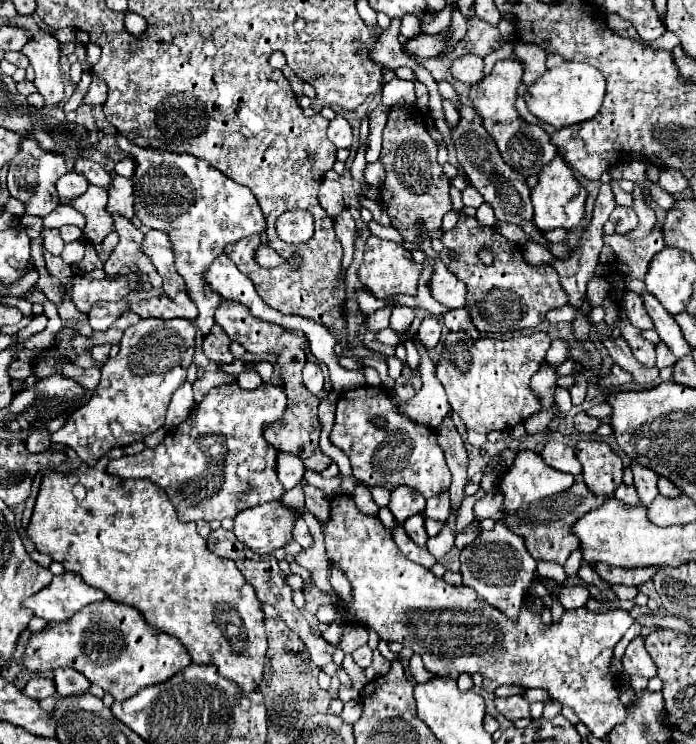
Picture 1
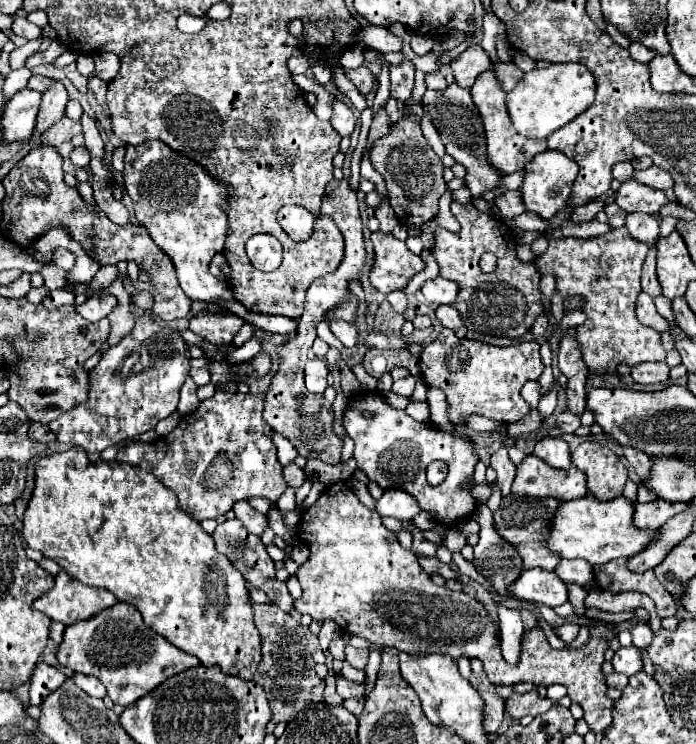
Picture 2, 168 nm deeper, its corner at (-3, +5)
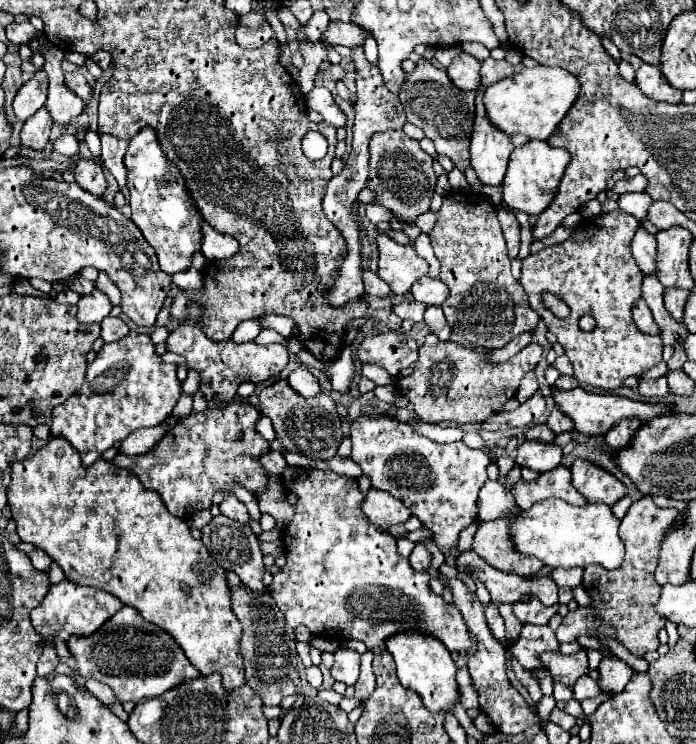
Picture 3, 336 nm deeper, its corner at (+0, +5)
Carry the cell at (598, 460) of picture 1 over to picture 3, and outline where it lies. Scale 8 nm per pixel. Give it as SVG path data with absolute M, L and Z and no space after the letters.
M575 459L571 465L573 485L589 503L613 505L625 495L625 485L609 471L599 465L593 465L585 459Z

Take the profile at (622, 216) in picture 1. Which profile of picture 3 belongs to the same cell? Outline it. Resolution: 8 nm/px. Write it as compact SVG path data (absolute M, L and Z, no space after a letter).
M643 225L635 231L635 237L631 241L631 251L645 275L655 273L655 235L649 233Z

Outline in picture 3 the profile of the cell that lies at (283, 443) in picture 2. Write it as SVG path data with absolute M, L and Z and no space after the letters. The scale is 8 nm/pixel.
M261 417L259 423L257 423L257 429L259 429L259 435L265 439L265 441L275 441L275 431L273 431L273 425L267 417Z

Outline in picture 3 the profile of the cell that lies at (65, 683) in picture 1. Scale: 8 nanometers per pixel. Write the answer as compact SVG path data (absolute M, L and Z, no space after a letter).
M89 679L89 681L85 683L85 689L87 689L91 695L95 695L99 701L103 701L103 705L111 705L111 703L115 701L113 691L111 691L107 685L103 685L103 683L95 681L95 679Z

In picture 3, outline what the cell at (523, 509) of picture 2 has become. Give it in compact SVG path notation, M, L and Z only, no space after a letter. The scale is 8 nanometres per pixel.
M507 515L479 523L473 539L473 551L483 557L491 567L503 573L525 577L535 575L543 567L543 563L533 557L523 557L523 553L515 553L515 545L511 545L511 535L507 533L513 519L515 515Z

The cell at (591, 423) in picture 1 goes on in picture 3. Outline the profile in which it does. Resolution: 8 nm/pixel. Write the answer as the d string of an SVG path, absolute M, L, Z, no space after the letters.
M541 423L541 425L533 425L527 437L529 439L537 439L537 441L545 441L545 443L551 443L557 435L551 433L551 427L547 427L547 423Z

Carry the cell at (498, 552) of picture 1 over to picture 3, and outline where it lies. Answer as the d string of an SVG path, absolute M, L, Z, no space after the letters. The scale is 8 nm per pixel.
M541 697L541 701L539 703L535 703L535 709L537 709L537 713L539 713L539 717L543 717L543 721L547 721L549 719L549 713L553 711L553 707L555 707L555 699L553 697Z

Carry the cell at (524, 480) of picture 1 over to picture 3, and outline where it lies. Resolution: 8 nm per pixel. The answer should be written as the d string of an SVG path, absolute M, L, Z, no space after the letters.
M559 465L553 471L547 471L539 475L535 481L523 481L519 479L513 489L511 489L515 503L521 509L531 509L531 505L549 499L549 497L559 497L571 505L585 505L583 495L571 485L571 471L565 465Z

